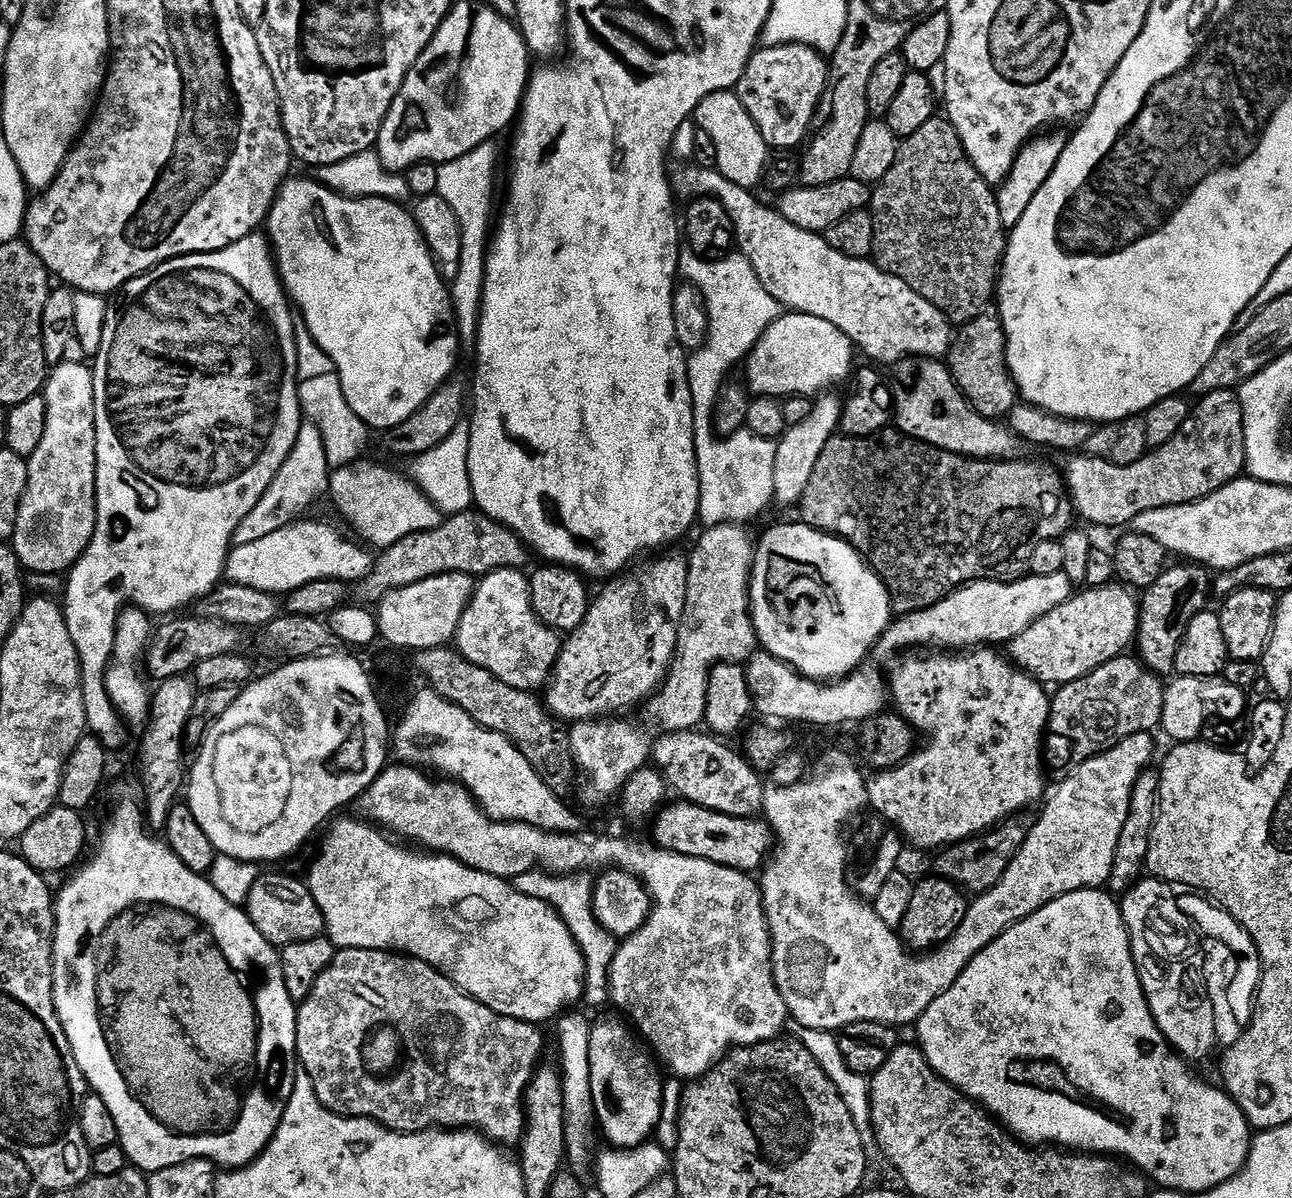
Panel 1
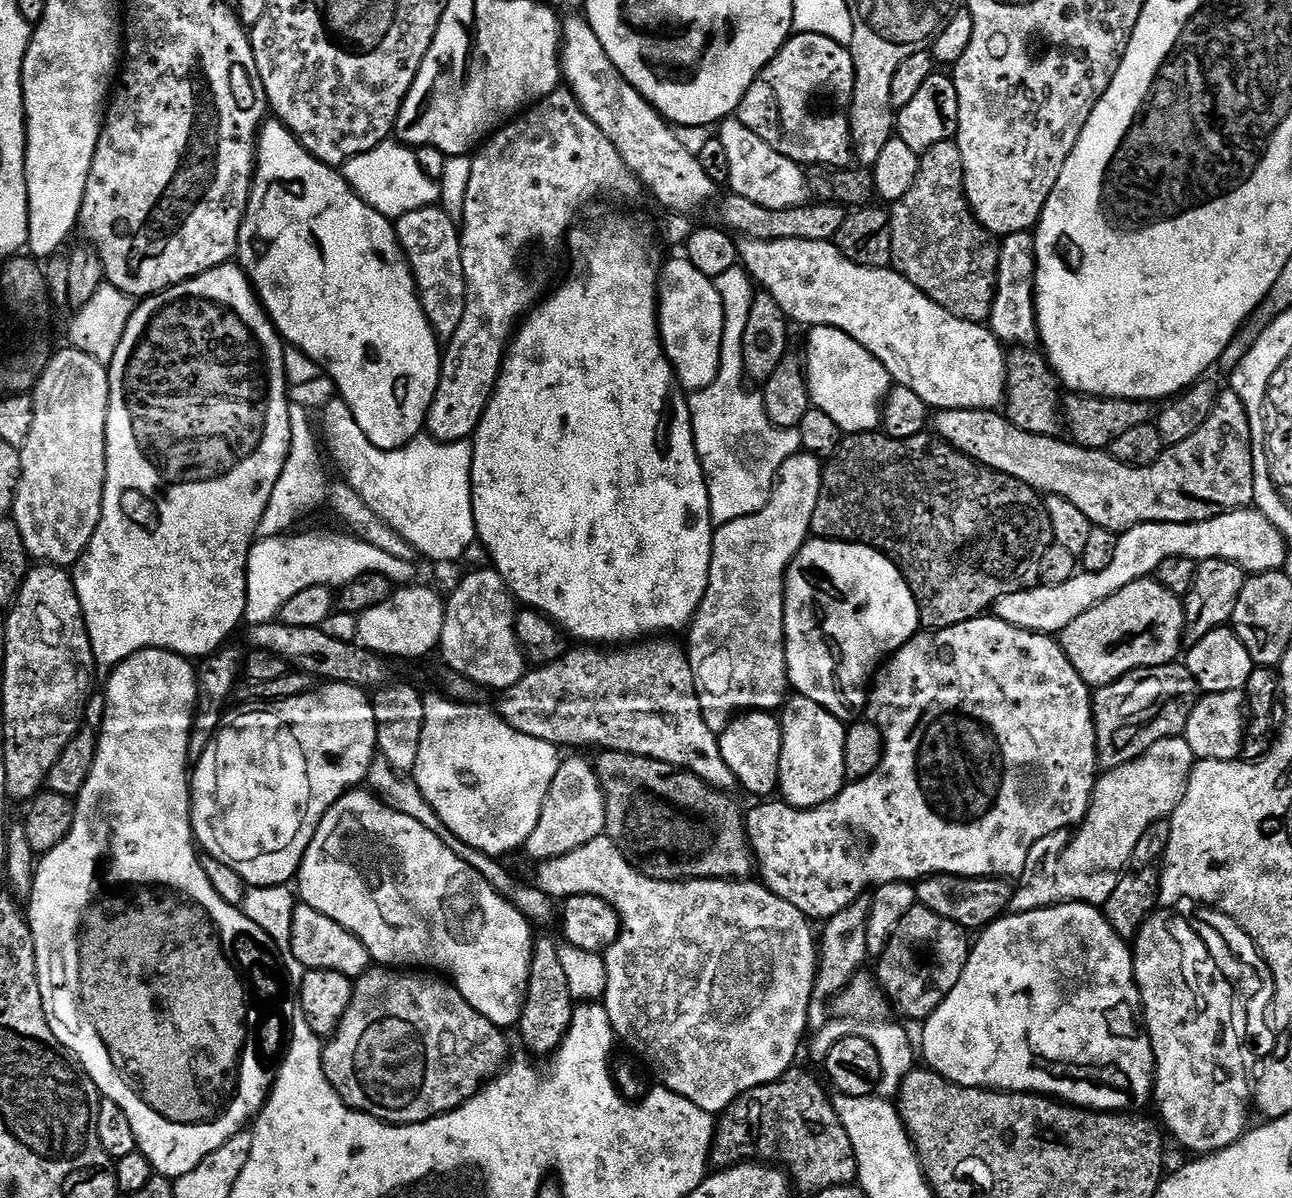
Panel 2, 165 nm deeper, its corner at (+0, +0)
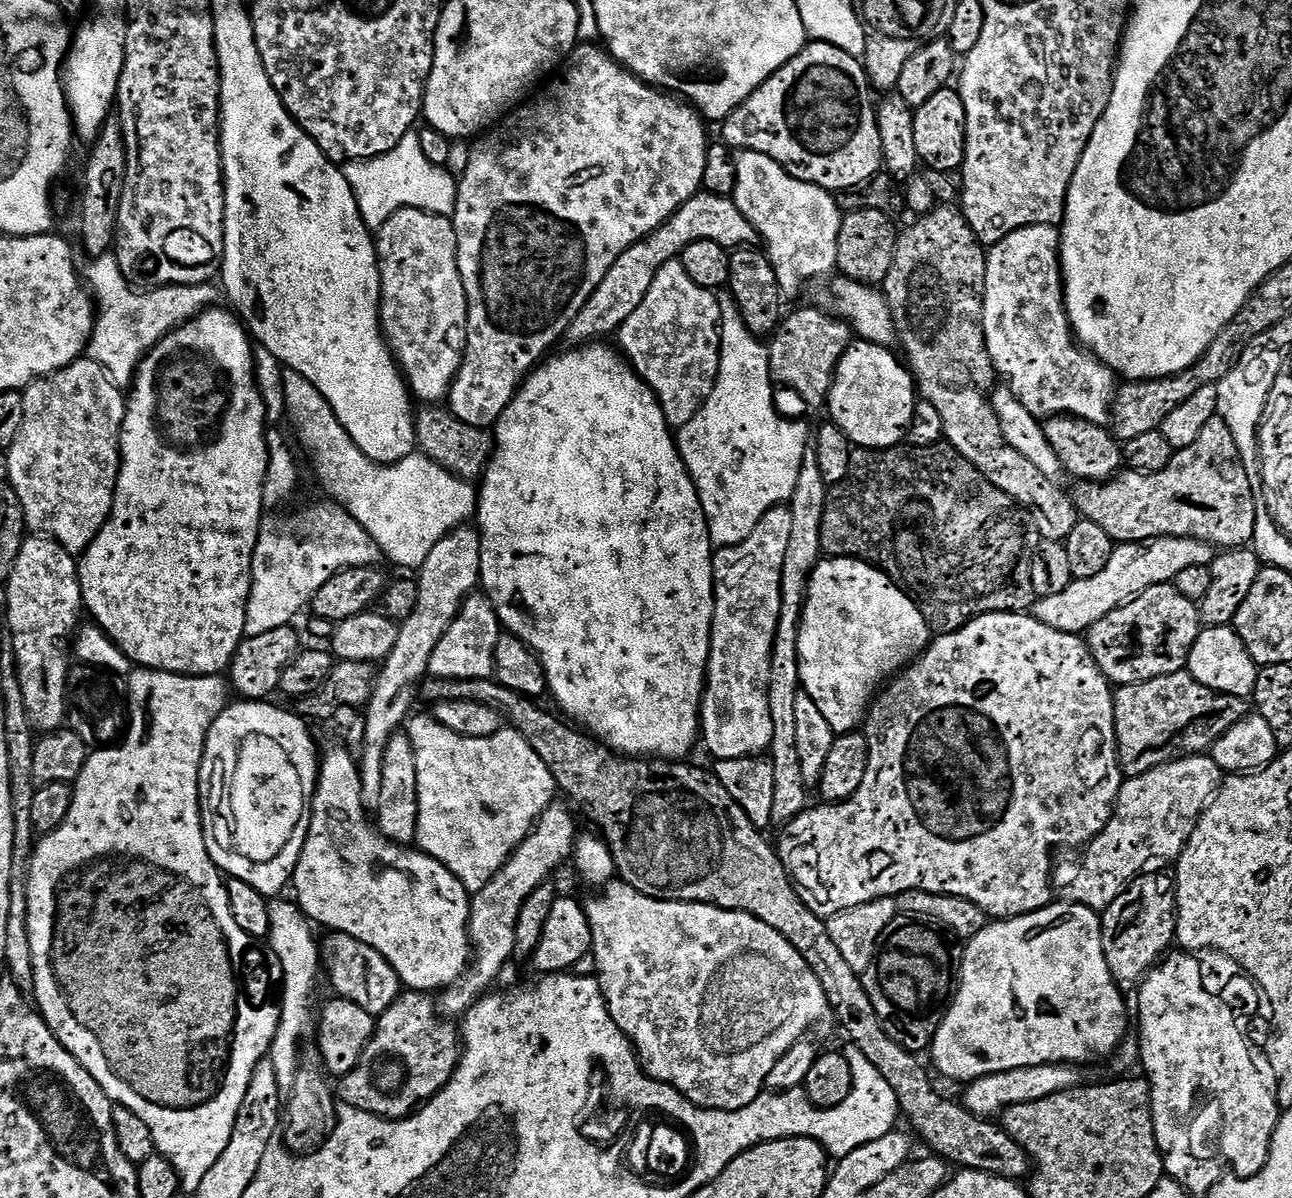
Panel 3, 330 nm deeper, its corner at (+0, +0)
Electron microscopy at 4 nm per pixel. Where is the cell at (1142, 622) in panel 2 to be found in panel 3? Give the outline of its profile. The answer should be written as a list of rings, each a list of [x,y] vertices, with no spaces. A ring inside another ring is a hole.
[[[1175,583],[1155,584],[1142,590],[1125,604],[1120,604],[1110,614],[1106,614],[1102,622],[1088,629],[1086,639],[1094,662],[1102,670],[1104,677],[1113,685],[1119,686],[1141,684],[1147,680],[1162,678],[1166,674],[1185,671],[1188,655],[1201,630],[1202,621],[1197,601],[1182,598]]]

